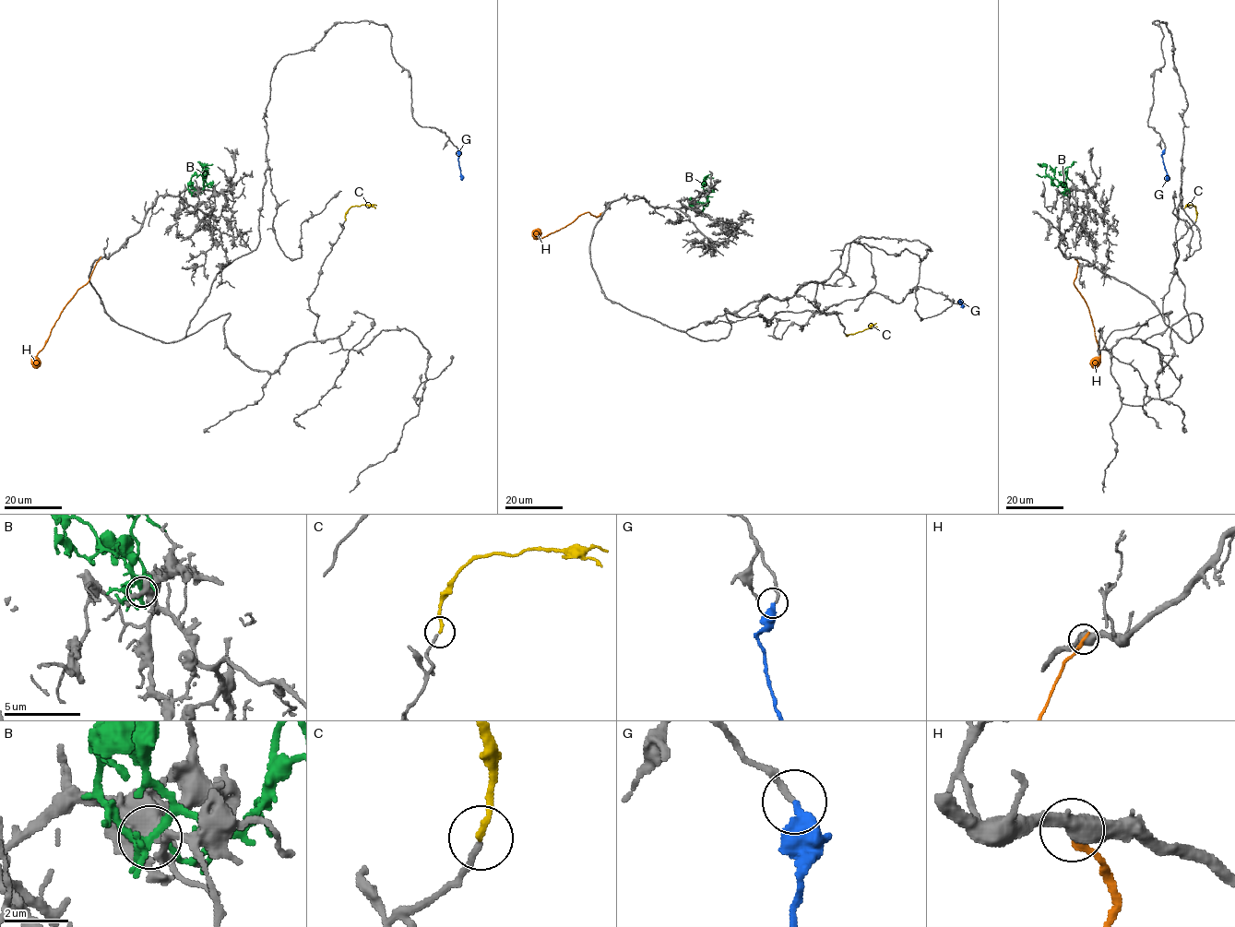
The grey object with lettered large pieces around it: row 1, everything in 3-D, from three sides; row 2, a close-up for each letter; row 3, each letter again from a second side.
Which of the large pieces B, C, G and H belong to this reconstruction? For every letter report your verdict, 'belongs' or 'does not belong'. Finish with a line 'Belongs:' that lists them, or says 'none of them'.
B: does not belong
C: belongs
G: belongs
H: does not belong
Belongs: C, G

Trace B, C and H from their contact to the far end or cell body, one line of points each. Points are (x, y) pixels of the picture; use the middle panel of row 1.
B: (694, 206), (707, 201), (703, 183), (707, 177), (713, 178)
C: (846, 335), (872, 325), (877, 326)
H: (601, 213), (596, 217), (586, 212), (565, 227), (540, 239), (536, 230)

